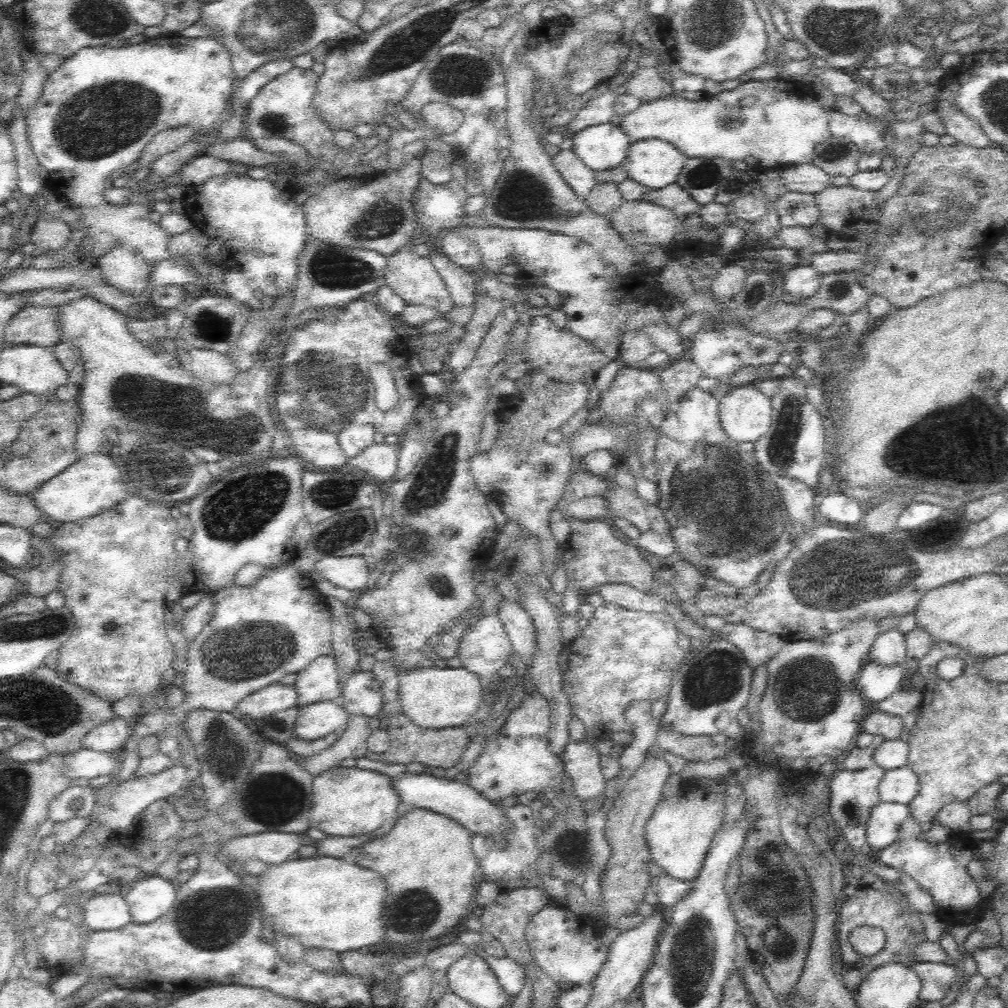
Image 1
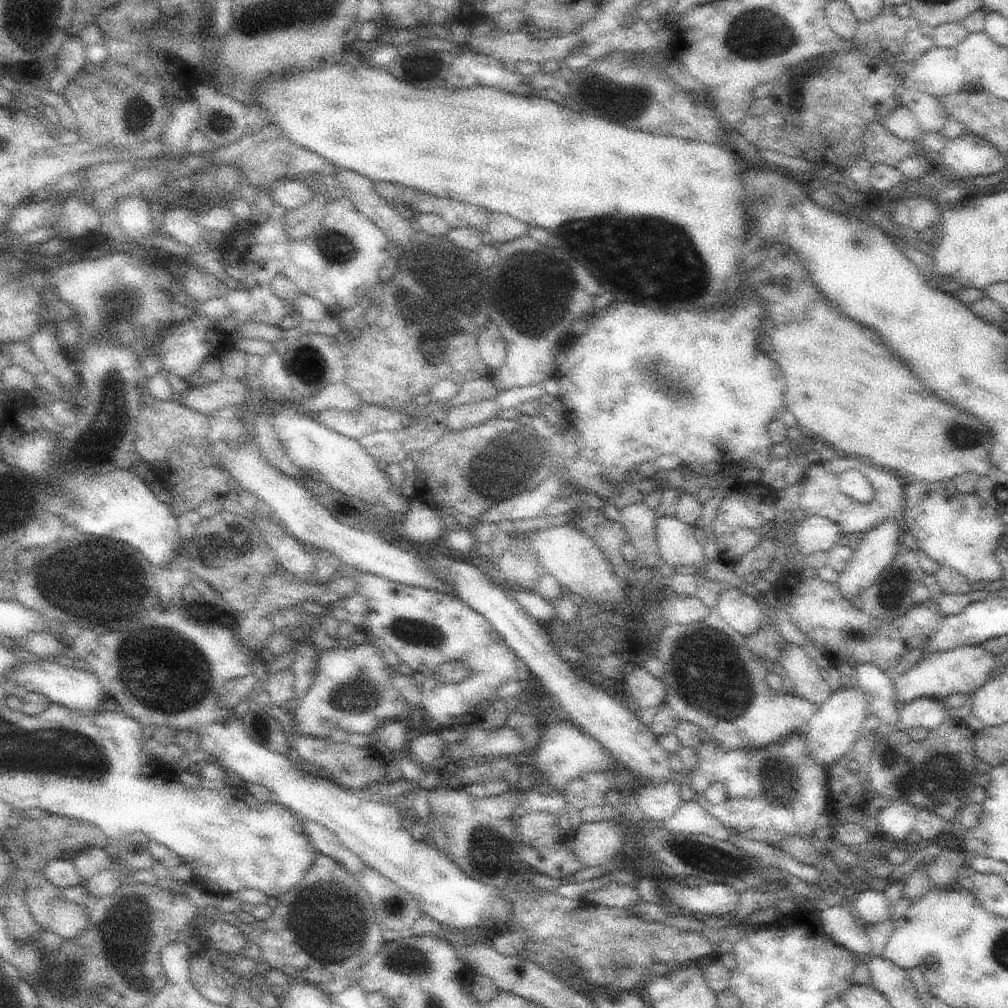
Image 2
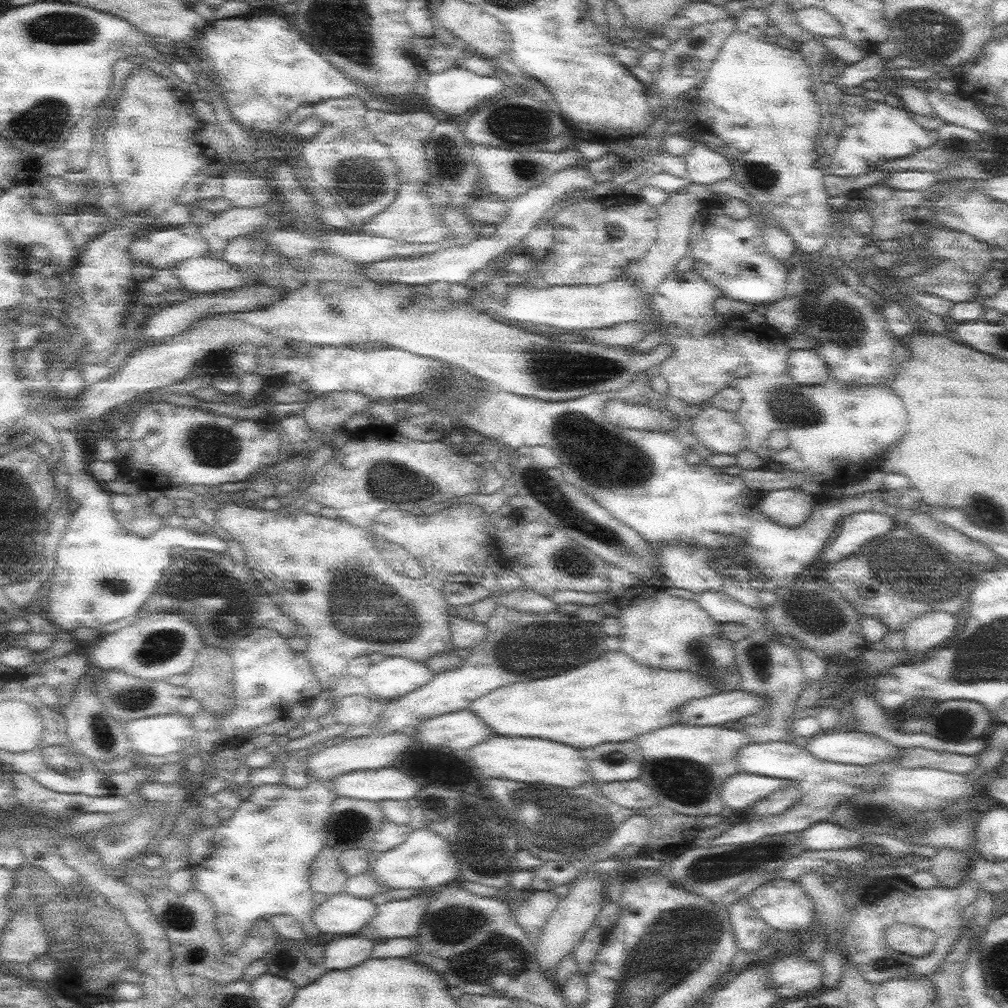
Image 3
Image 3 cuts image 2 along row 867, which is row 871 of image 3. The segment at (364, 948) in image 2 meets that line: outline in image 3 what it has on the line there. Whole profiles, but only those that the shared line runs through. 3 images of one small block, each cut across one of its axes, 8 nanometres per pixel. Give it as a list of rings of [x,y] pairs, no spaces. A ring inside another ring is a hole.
[[[323,848],[321,854],[317,856],[317,860],[311,864],[311,878],[309,878],[311,890],[313,890],[313,894],[315,894],[315,892],[321,892],[327,900],[333,898],[333,896],[337,896],[337,894],[343,894],[343,892],[345,892],[345,884],[347,884],[347,880],[349,880],[347,874],[341,870],[337,856],[339,856],[339,854],[333,854],[331,848]]]

